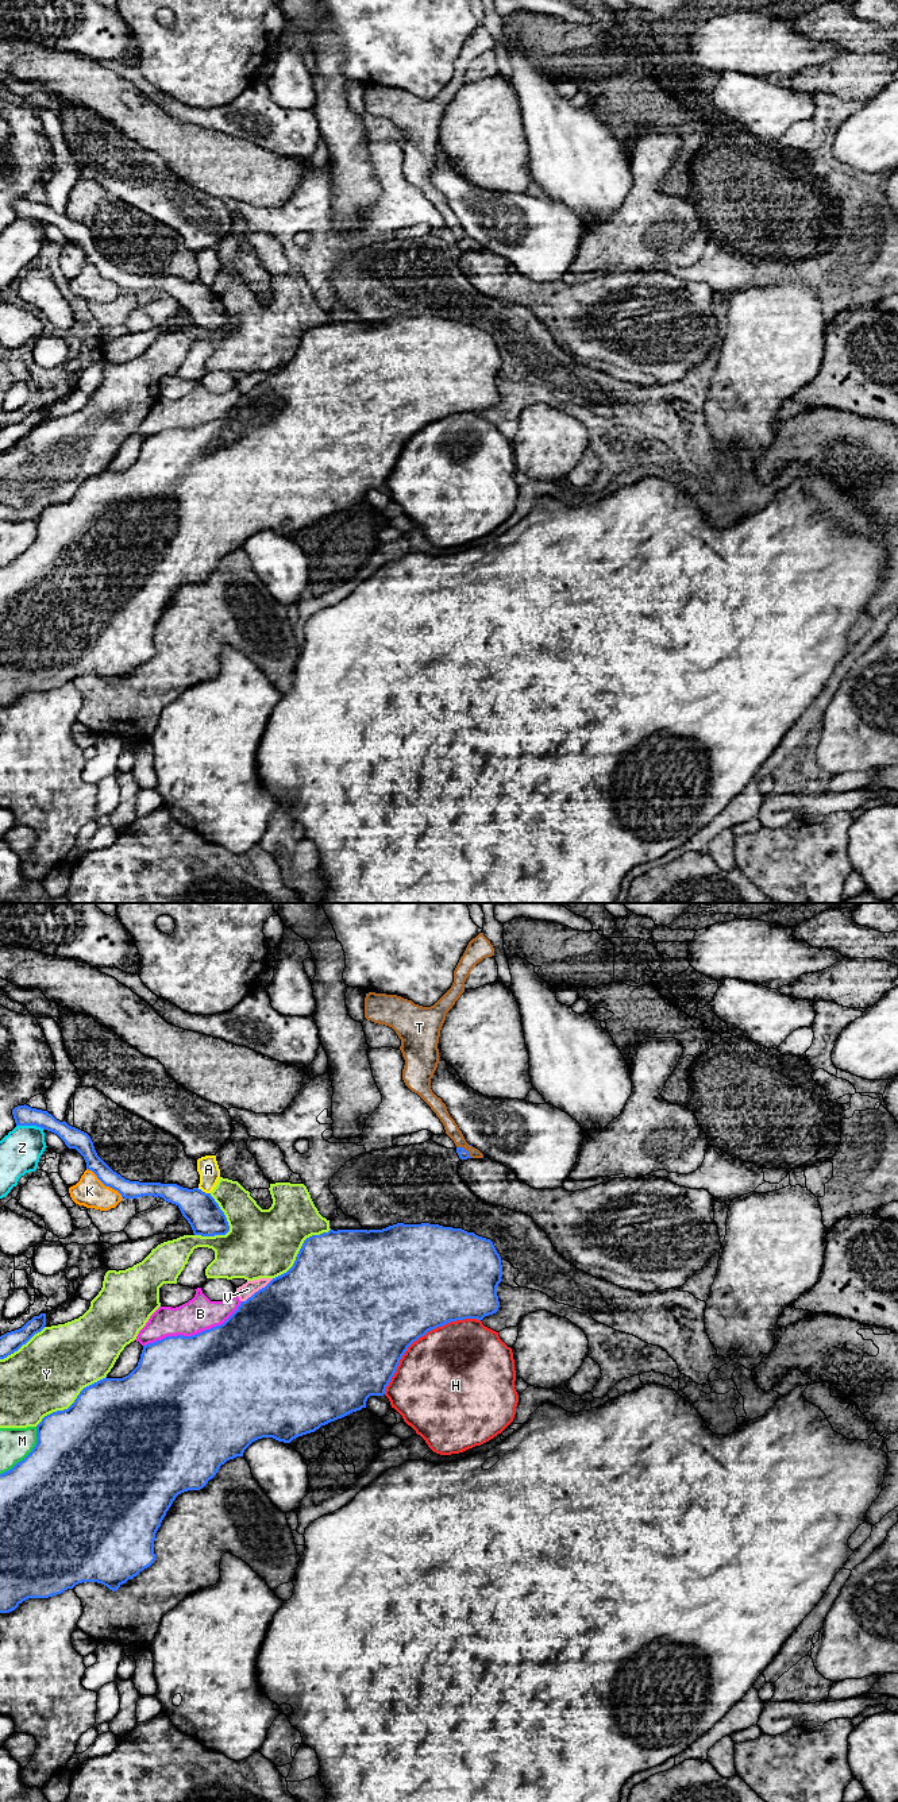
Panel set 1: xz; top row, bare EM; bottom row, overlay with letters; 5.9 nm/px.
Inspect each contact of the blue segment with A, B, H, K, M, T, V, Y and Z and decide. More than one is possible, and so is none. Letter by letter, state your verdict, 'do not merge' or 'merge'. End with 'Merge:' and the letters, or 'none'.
A: do not merge
B: do not merge
H: do not merge
K: do not merge
M: do not merge
T: merge
V: do not merge
Y: do not merge
Z: do not merge
Merge: T

